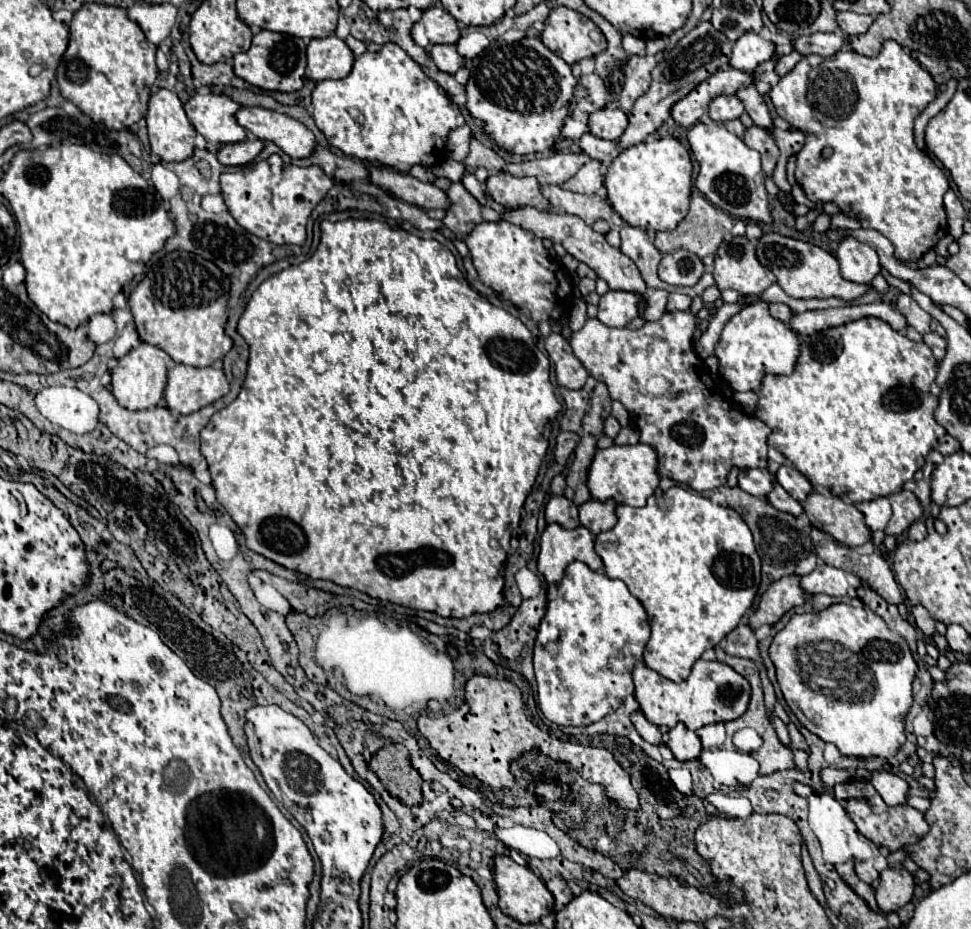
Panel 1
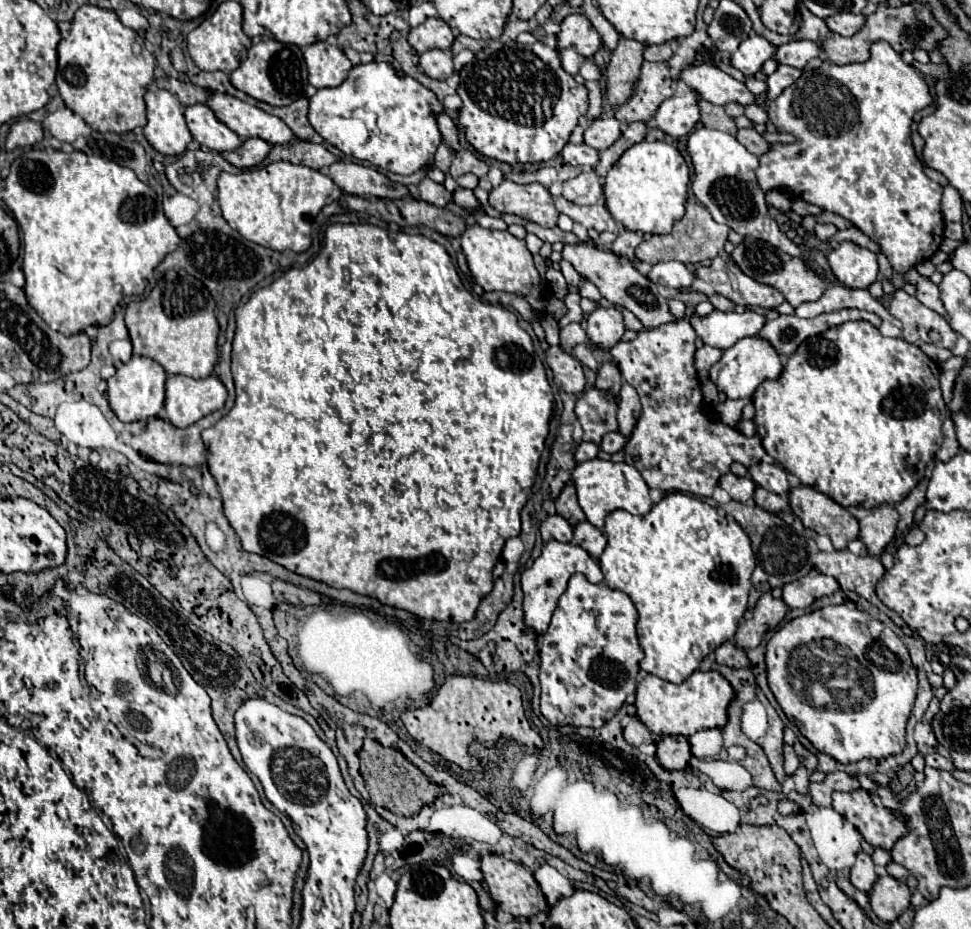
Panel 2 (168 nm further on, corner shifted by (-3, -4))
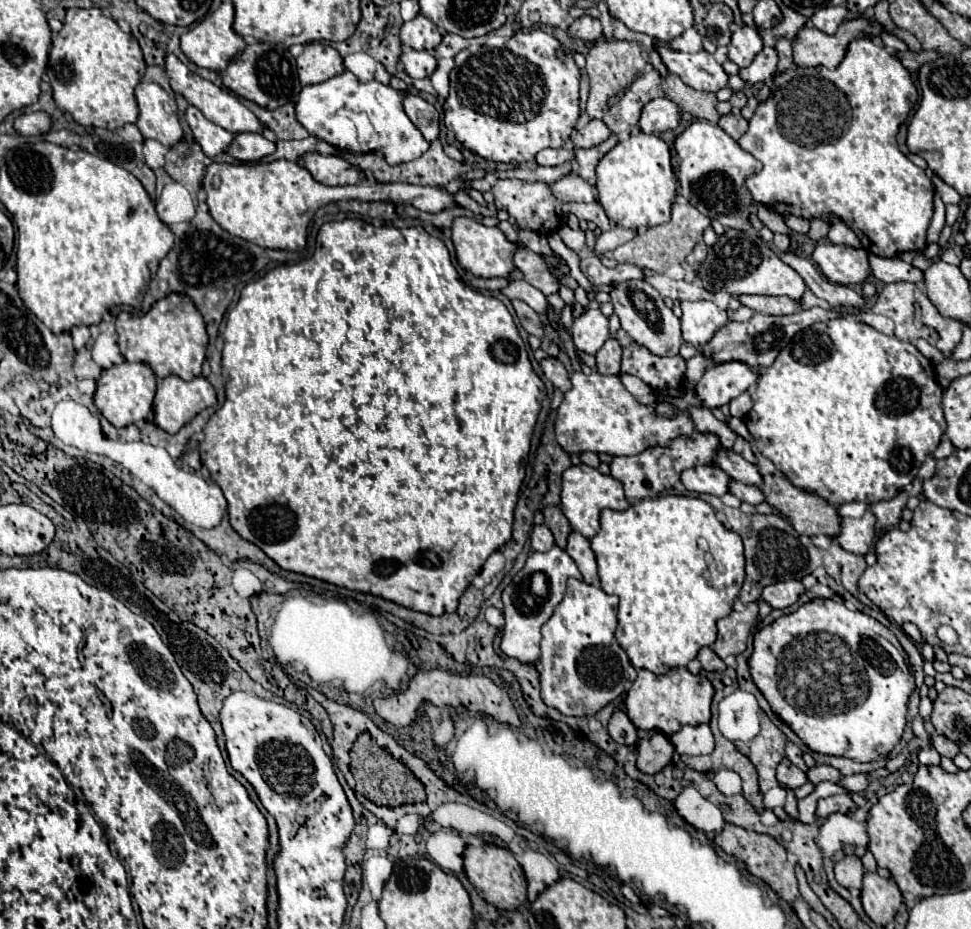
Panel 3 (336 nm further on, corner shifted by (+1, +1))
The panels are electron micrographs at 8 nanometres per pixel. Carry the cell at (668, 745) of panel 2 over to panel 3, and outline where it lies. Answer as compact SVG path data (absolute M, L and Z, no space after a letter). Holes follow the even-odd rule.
M661 731L645 733L637 743L637 767L643 773L649 775L659 773L665 765L671 763L673 755L675 755L675 747L669 741L669 737Z

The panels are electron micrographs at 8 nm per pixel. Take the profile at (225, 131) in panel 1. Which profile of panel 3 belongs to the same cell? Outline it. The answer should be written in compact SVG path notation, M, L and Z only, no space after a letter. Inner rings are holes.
M193 105L187 107L185 119L187 119L187 123L189 123L191 131L193 131L195 141L203 147L203 153L207 157L215 157L217 153L227 151L229 143L233 141L233 133L231 131L227 131L227 129L211 123L209 119L205 119L203 113Z

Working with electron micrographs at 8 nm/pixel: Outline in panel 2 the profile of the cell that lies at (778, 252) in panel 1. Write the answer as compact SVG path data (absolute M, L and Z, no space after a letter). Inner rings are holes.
M745 238L741 244L737 244L735 250L731 252L731 258L743 274L749 274L749 278L777 288L793 308L797 308L803 302L819 300L827 288L825 278L815 274L811 268L807 268L801 258L793 258L793 256L789 256L789 254L777 250L775 246L761 242L757 238Z

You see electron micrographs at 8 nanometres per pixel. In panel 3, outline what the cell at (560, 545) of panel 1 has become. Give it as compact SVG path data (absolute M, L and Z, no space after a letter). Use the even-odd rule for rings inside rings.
M553 545L545 553L531 553L525 567L513 577L513 581L503 589L503 613L505 613L505 627L503 627L503 641L501 651L507 657L515 657L525 663L535 663L539 659L539 643L541 643L541 625L549 619L557 603L563 599L565 583L569 577L583 579L577 563L569 557L565 549ZM535 573L543 573L547 579L531 579Z

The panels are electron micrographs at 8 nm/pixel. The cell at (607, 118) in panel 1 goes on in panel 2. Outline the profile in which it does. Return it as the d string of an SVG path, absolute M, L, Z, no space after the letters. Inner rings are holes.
M597 118L585 130L585 144L593 146L595 150L609 148L621 136L621 122L611 118Z

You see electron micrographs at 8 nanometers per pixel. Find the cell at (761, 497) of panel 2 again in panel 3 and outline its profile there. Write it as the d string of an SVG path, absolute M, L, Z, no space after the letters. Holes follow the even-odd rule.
M731 481L729 493L733 493L735 497L739 497L741 501L747 501L751 505L759 505L759 503L765 501L765 495L763 495L763 491L759 487L745 485L745 483L739 483L739 481Z

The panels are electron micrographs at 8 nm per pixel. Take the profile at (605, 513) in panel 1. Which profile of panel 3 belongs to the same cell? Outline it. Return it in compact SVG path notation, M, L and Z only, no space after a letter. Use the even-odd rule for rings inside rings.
M573 531L569 535L569 543L567 543L565 551L573 557L573 561L581 569L583 581L593 583L597 579L597 559L591 549L591 541L587 537L583 537L579 531Z

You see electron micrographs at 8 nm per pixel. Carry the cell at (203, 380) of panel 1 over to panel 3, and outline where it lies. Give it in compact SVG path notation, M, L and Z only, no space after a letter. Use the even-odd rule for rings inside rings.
M177 375L157 379L157 395L153 401L155 423L167 433L177 433L199 411L213 407L217 395L205 377L183 381Z

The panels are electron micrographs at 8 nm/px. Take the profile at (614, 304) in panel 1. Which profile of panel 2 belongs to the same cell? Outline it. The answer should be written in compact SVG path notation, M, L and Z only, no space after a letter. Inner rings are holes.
M597 308L593 314L587 316L585 334L591 346L609 350L615 346L623 336L623 318L617 308Z

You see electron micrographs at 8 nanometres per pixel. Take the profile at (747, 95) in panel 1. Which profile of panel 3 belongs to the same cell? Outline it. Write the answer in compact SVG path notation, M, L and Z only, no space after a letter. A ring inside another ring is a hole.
M659 45L657 51L665 67L697 91L717 93L719 89L725 89L729 83L729 75L725 73L725 69L705 49L701 49L699 53L681 53L673 51L669 45Z

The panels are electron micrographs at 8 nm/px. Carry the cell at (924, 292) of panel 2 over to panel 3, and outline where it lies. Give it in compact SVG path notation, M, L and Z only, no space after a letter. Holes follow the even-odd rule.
M869 255L869 269L883 283L907 281L907 283L915 283L921 287L925 281L925 273L921 269L917 269L915 265L905 263L901 259L883 259L877 255Z

